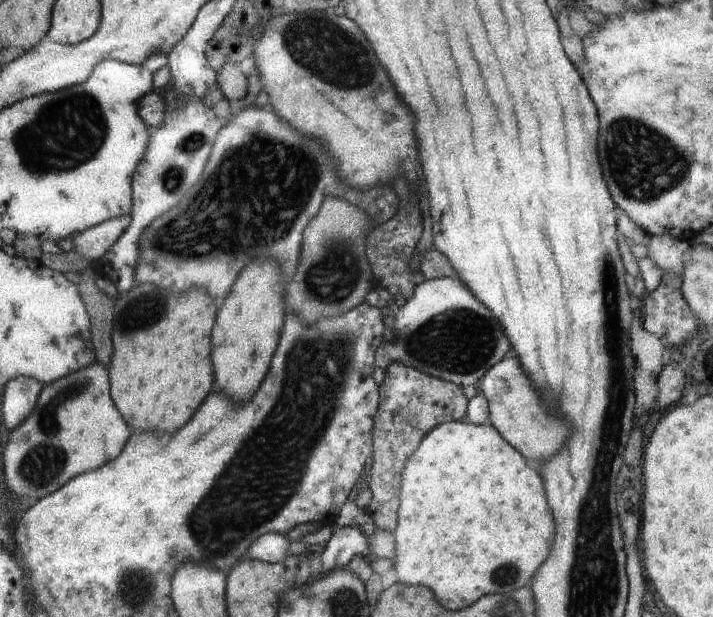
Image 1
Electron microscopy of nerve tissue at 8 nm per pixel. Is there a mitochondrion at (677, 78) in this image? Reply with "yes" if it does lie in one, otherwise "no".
no

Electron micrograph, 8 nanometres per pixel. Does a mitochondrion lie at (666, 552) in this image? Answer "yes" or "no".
no

